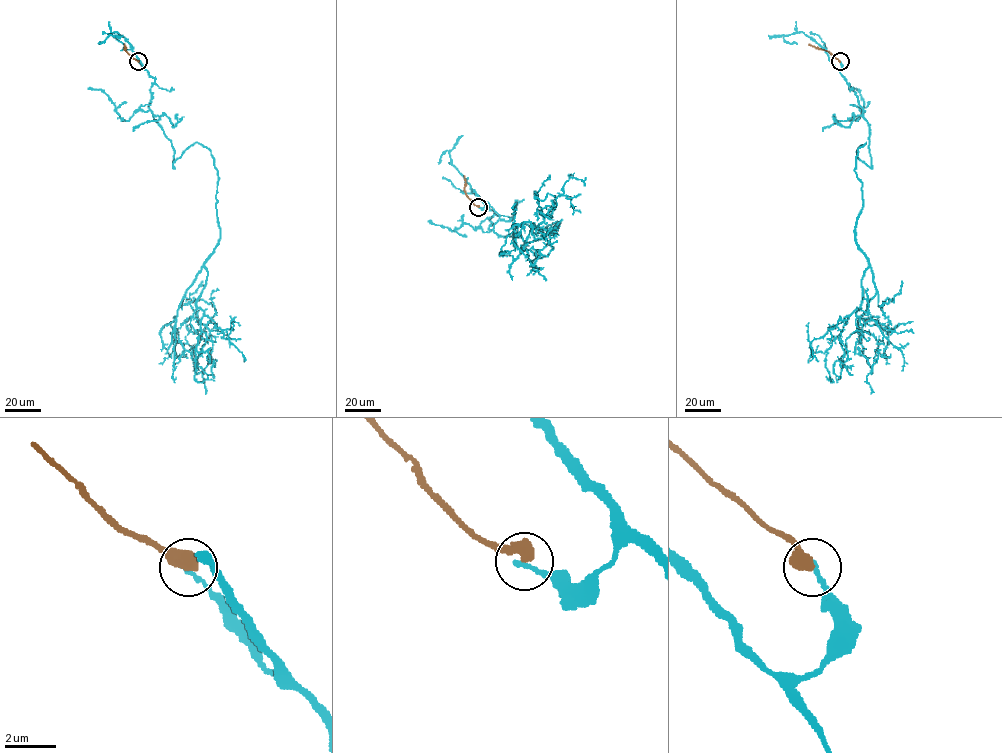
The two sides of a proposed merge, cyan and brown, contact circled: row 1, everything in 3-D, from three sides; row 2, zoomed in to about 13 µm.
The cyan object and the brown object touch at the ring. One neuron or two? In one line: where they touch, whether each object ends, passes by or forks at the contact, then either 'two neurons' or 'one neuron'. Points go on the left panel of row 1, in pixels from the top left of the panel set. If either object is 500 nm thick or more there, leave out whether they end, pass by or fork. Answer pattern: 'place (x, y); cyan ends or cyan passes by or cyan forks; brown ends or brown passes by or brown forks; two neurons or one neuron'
place (138, 61); two neurons

